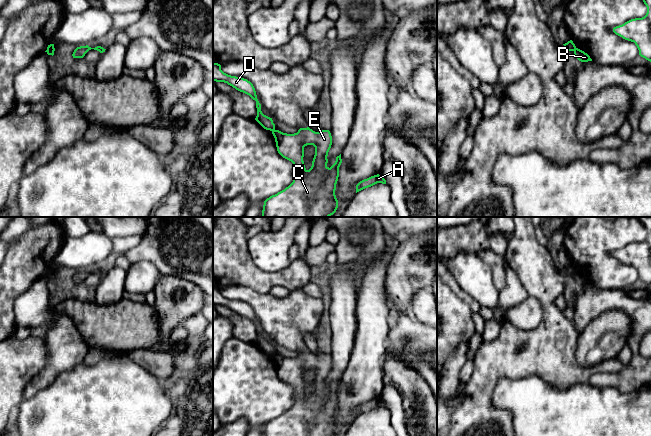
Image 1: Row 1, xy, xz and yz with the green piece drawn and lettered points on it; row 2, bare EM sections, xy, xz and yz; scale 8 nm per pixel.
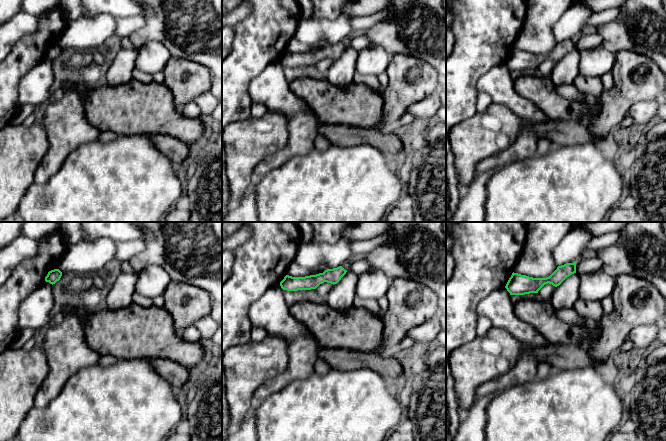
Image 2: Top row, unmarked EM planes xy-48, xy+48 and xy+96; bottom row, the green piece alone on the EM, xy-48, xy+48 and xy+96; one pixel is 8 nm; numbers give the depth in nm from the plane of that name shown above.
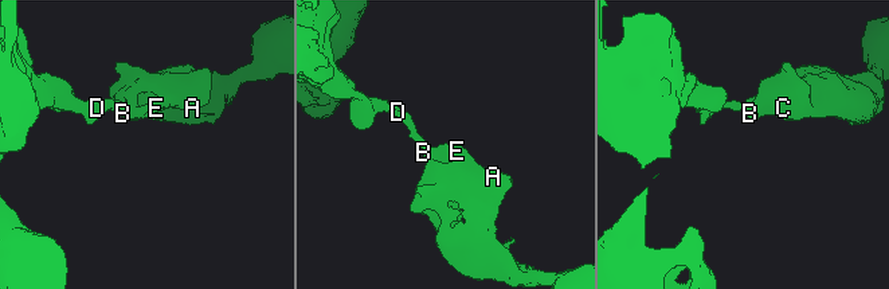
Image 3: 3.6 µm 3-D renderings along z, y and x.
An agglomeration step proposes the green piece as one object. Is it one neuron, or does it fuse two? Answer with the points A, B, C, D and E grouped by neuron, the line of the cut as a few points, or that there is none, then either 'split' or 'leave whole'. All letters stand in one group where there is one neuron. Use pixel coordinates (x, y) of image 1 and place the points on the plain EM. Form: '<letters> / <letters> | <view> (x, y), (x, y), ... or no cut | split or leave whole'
A B C E / D | yz (575, 271), (573, 274) | split

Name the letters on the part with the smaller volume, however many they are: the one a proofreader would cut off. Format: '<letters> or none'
A, B, C, E

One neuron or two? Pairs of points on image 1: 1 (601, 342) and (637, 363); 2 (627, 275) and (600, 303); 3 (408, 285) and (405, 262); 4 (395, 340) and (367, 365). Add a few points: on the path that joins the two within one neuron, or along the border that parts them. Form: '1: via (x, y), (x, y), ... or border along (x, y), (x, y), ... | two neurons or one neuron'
1: border along (631, 321), (631, 334), (626, 344) | two neurons
2: border along (592, 284), (600, 288), (619, 288), (627, 291) | two neurons
3: via (407, 279), (407, 268) | one neuron
4: border along (391, 325), (388, 331), (384, 356) | two neurons

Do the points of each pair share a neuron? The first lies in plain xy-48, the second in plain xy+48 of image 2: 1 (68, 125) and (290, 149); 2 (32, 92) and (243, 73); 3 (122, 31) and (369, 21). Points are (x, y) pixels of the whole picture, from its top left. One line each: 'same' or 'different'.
1: same
2: different
3: same

